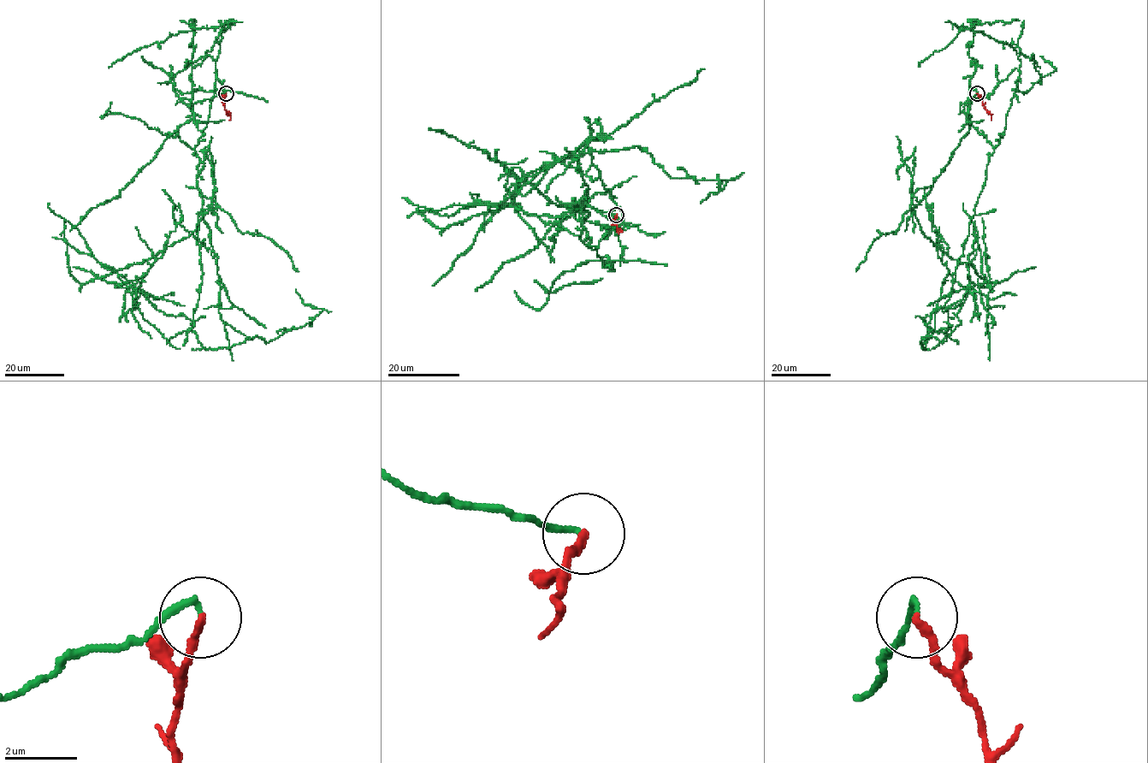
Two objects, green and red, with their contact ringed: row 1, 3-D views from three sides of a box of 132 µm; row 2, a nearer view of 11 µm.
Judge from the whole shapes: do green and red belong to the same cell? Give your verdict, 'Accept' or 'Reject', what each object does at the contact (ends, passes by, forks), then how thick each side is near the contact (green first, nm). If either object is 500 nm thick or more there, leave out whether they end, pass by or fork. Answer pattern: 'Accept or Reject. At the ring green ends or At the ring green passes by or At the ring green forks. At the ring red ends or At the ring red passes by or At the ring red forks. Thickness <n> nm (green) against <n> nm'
Reject. At the ring green ends. At the ring red ends. Thickness 150 nm (green) against 220 nm

